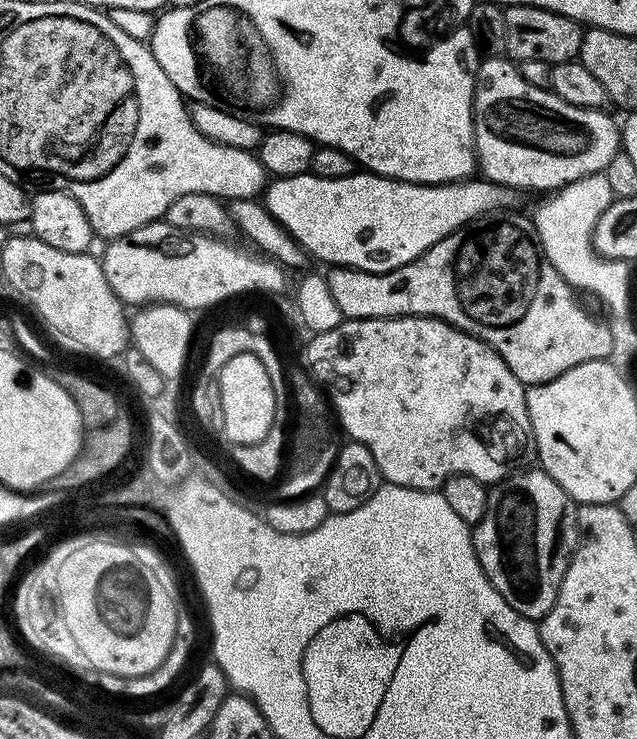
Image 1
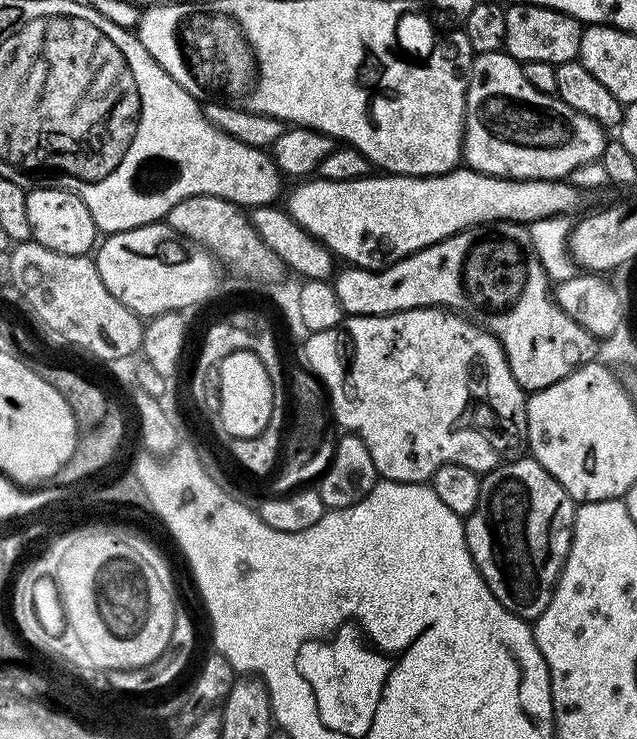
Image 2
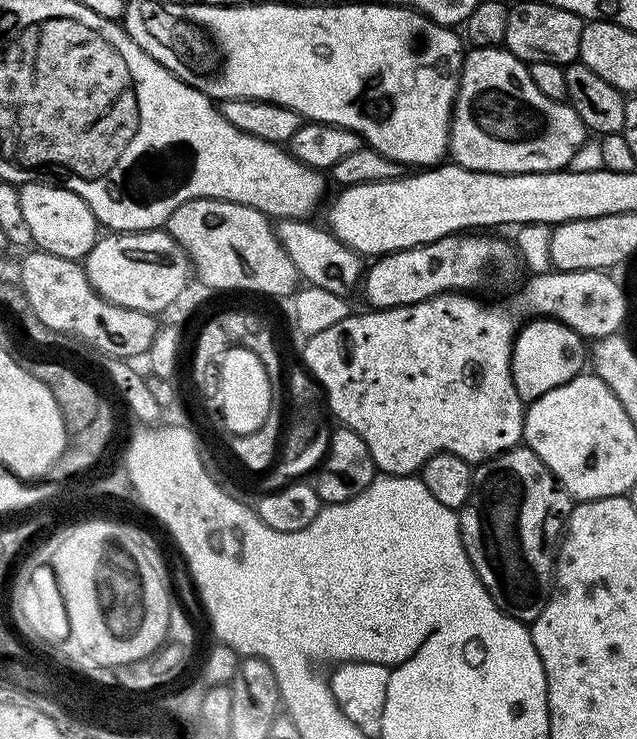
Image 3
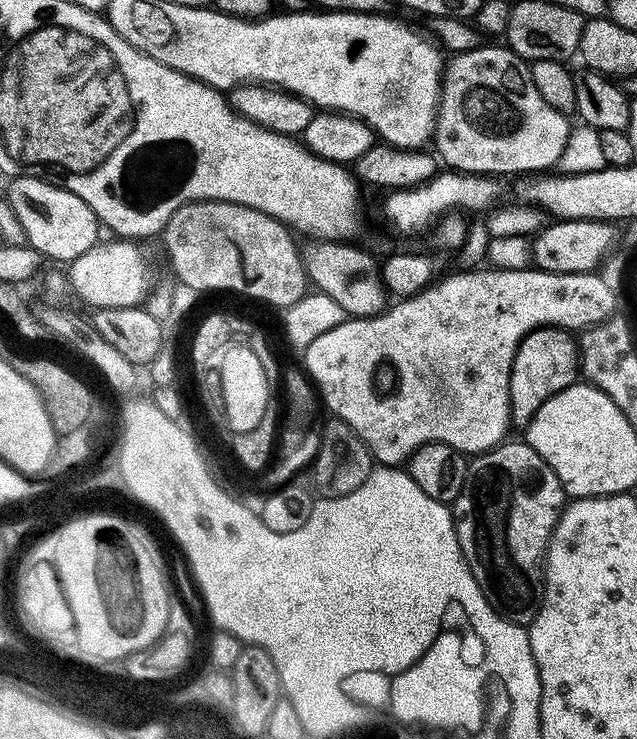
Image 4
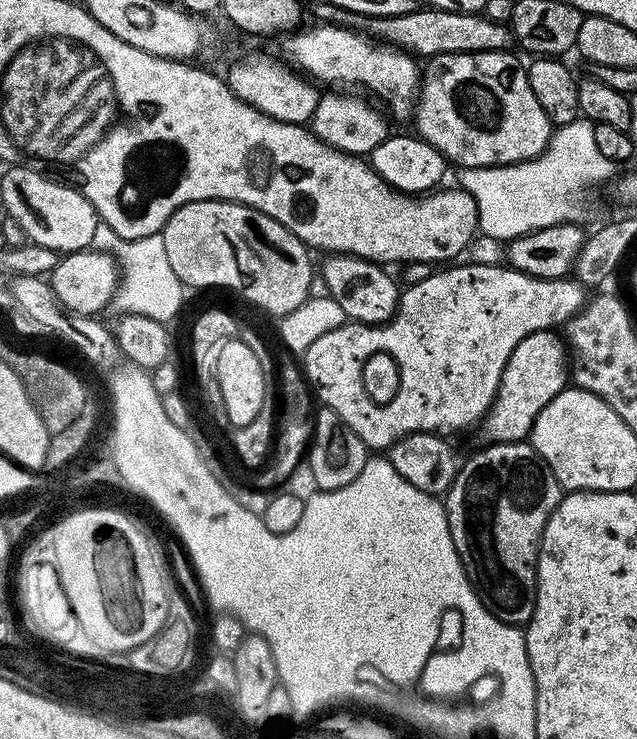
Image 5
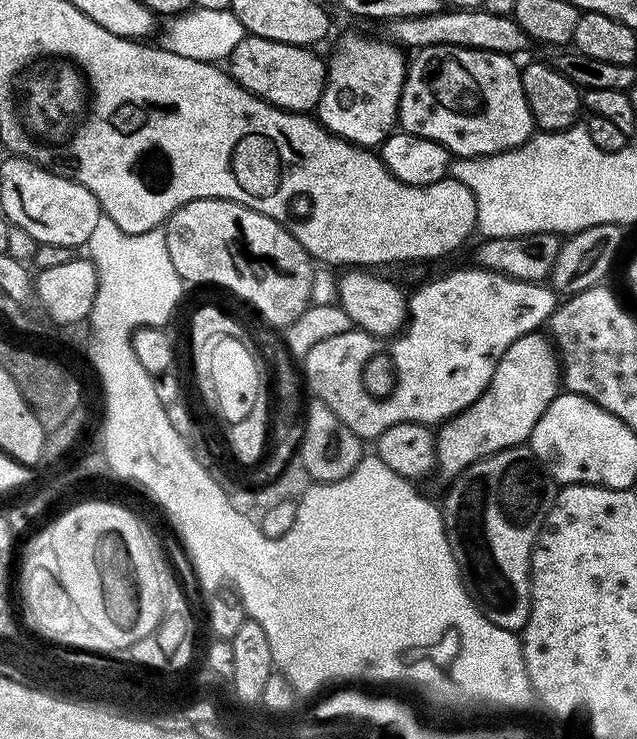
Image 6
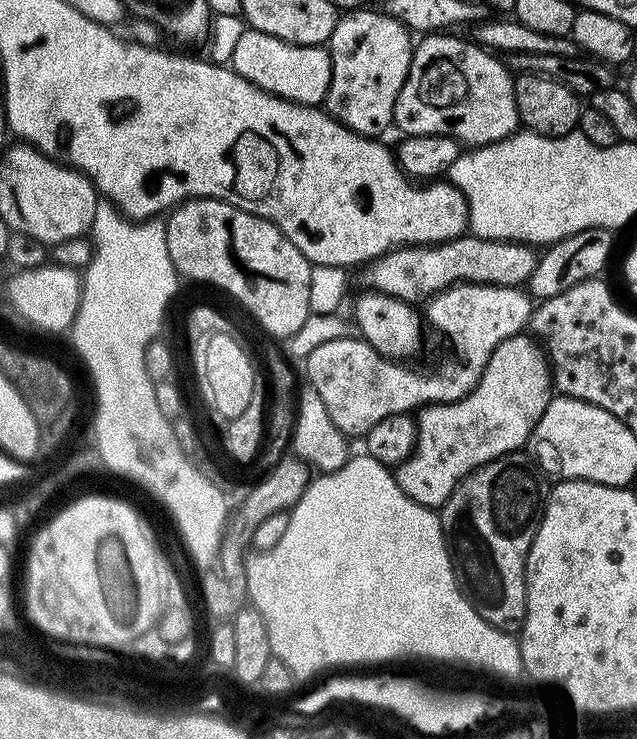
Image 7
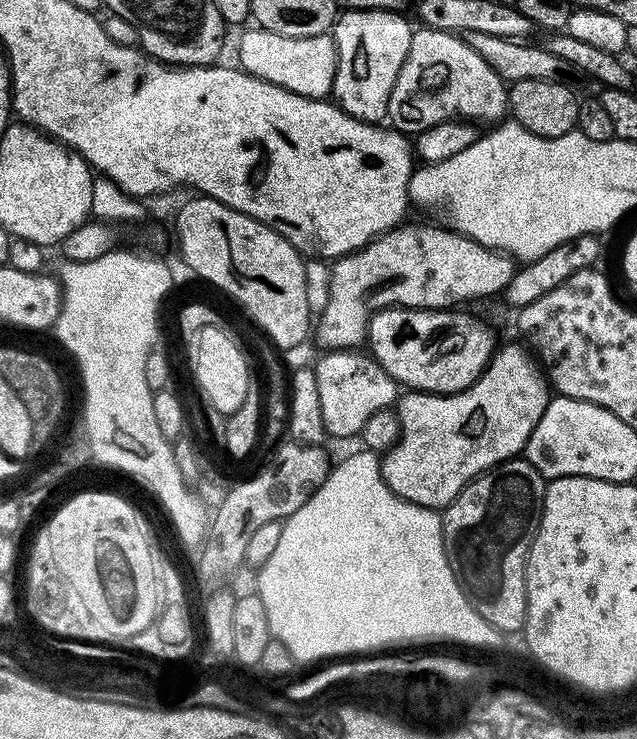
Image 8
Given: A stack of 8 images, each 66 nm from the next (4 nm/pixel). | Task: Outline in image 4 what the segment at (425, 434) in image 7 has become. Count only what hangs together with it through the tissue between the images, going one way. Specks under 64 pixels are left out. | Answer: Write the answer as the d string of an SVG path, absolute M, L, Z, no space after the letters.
M538 328L518 346L516 357L512 363L512 373L508 376L508 389L510 390L510 402L512 403L512 423L520 430L527 429L528 423L534 418L534 414L554 394L566 390L572 384L577 383L580 372L580 353L577 341L571 331L563 328Z

